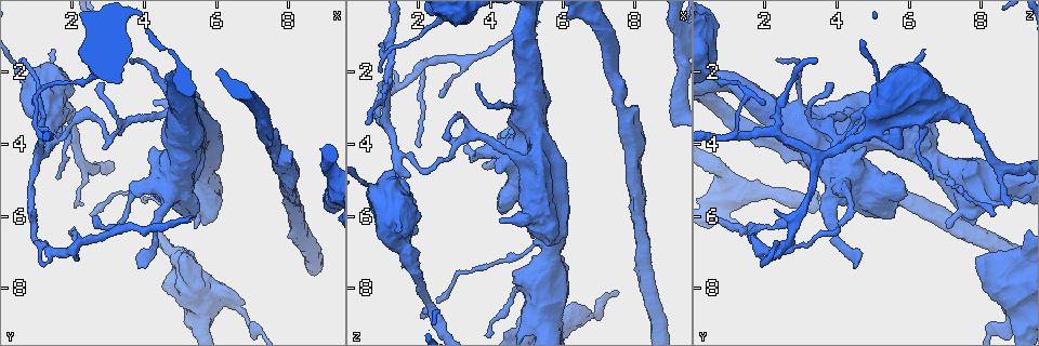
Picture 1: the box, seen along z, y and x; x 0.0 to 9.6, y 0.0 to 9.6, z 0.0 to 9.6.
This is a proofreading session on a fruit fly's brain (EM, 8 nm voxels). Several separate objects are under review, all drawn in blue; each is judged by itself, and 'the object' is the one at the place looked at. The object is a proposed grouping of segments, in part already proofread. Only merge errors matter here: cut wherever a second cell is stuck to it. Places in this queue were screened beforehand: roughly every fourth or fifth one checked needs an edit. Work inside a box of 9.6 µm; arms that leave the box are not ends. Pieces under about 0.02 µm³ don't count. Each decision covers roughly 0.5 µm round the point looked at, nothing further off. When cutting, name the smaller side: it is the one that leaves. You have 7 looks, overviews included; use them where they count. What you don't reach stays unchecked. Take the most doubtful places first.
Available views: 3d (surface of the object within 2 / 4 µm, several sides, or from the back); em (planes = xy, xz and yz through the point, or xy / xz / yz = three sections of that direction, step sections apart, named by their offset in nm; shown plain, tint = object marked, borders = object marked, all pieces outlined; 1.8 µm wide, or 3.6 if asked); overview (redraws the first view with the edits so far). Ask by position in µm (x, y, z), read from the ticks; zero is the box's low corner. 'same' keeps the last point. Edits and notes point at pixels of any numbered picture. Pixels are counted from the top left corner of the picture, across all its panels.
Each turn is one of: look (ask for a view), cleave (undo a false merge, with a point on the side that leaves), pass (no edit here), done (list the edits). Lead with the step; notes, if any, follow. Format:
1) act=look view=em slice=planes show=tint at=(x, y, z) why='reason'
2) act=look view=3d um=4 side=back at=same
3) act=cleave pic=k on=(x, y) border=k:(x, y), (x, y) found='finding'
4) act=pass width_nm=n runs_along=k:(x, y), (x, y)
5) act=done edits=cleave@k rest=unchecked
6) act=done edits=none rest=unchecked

act=look view=em slice=planes show=tint at=(1.10, 3.75, 1.15) why='a fork'

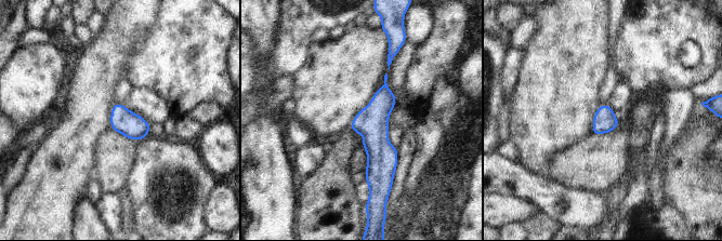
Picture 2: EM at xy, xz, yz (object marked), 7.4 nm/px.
act=pass runs_along=2:(384, 88), (373, 184) found='all the same cell'

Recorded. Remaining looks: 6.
act=look view=em um=3.6 slice=yz step=8 show=tint at=(5.10, 3.15, 4.50) why='thick turns thin'

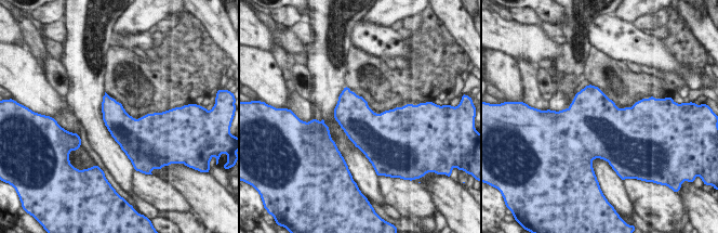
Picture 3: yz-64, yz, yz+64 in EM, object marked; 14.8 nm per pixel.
act=look view=em um=3.6 slice=planes show=tint at=same why='cut it another way'

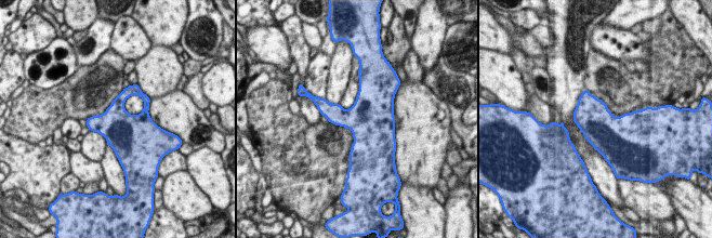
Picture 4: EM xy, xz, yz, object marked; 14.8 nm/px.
act=pass found='all the same cell'

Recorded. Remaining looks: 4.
act=look view=em slice=planes show=plain at=(1.95, 6.95, 2.05) why='sharp bend'

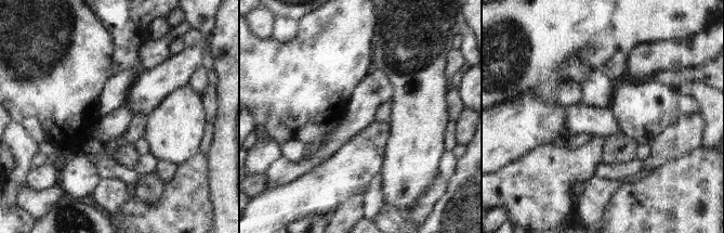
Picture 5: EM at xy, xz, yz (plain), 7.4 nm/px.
act=look view=em slice=planes show=tint at=same why='with the object marked'

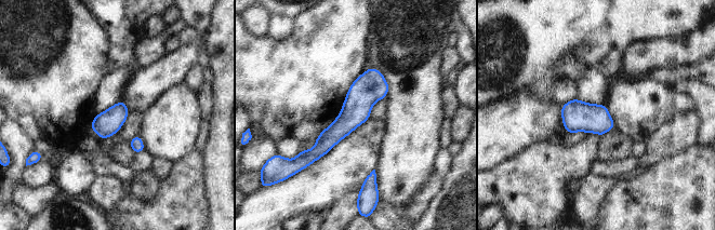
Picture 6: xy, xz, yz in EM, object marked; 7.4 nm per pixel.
act=pass runs_along=6:(376, 72), (355, 112), (306, 157) found='all the same cell'

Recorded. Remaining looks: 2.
act=done edits=none rest=unchecked

